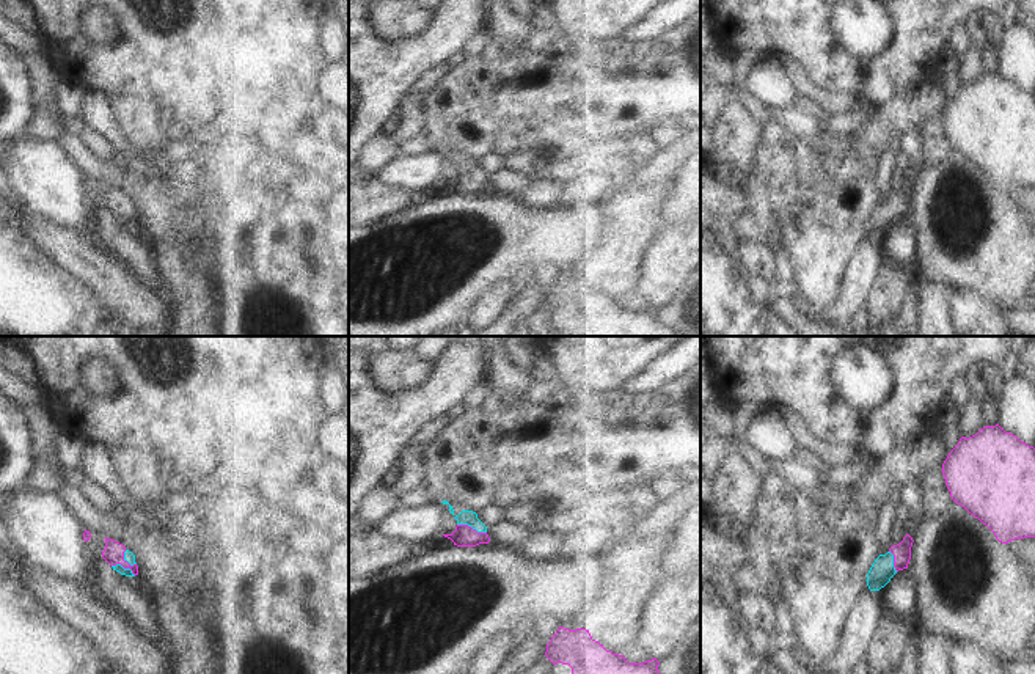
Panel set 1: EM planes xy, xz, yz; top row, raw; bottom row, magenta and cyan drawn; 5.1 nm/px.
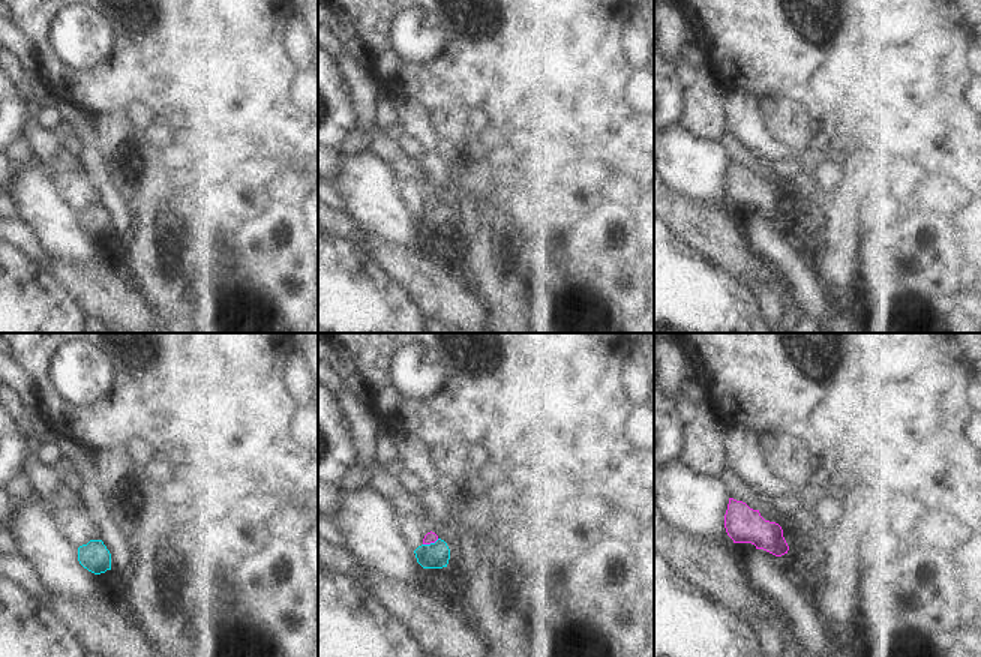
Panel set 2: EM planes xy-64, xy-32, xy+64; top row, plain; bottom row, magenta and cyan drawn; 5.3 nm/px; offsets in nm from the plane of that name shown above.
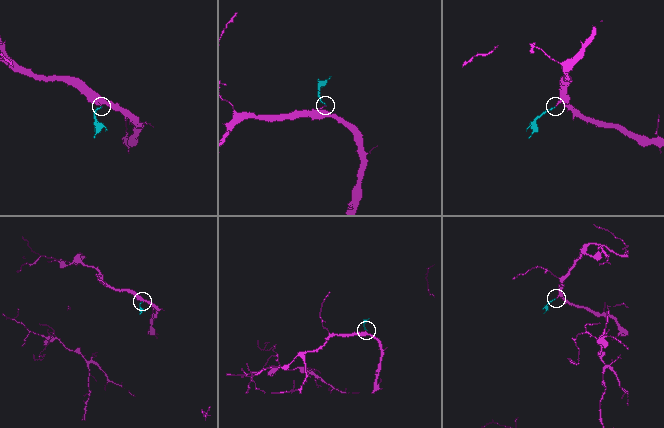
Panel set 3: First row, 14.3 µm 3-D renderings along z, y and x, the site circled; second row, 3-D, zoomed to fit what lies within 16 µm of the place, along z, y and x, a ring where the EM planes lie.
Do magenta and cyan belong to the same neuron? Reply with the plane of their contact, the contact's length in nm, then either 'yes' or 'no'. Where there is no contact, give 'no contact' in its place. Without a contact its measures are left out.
xy | 140 nm | yes

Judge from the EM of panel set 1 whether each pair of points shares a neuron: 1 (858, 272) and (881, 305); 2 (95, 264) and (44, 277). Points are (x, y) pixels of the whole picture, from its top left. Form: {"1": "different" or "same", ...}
{"1": "different", "2": "different"}

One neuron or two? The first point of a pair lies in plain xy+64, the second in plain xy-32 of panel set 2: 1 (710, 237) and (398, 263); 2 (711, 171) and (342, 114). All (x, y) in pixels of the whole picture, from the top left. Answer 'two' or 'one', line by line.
1: one
2: two

